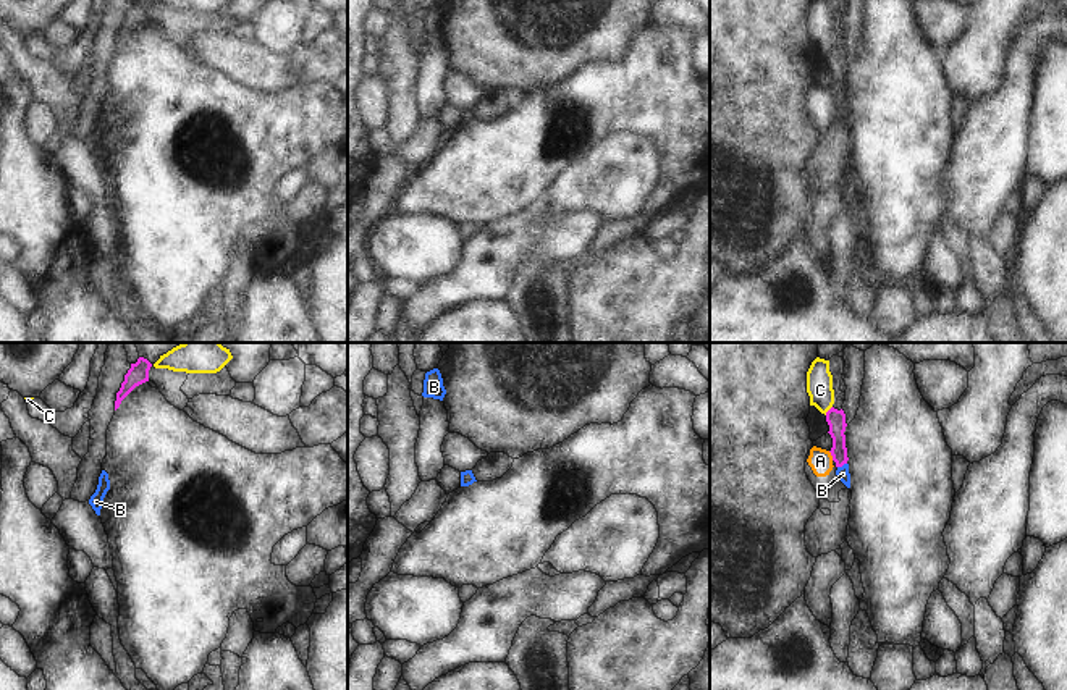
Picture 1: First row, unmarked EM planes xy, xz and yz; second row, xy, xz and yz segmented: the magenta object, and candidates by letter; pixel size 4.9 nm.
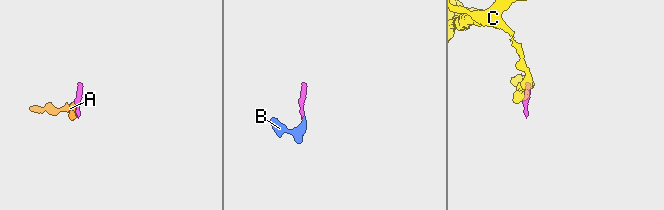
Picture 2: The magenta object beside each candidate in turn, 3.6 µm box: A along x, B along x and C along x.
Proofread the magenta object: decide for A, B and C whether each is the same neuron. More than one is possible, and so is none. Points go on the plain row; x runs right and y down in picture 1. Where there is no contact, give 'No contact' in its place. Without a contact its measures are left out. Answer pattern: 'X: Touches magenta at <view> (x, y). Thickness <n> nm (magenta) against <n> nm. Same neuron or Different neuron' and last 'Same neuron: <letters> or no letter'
A: Touches magenta at yz (831, 92). Thickness 100 nm (magenta) against 120 nm. Different neuron
B: Touches magenta at yz (841, 104). Thickness 100 nm (magenta) against 70 nm. Same neuron
C: Touches magenta at yz (828, 49). Thickness 100 nm (magenta) against 130 nm. Different neuron
Same neuron: B.

